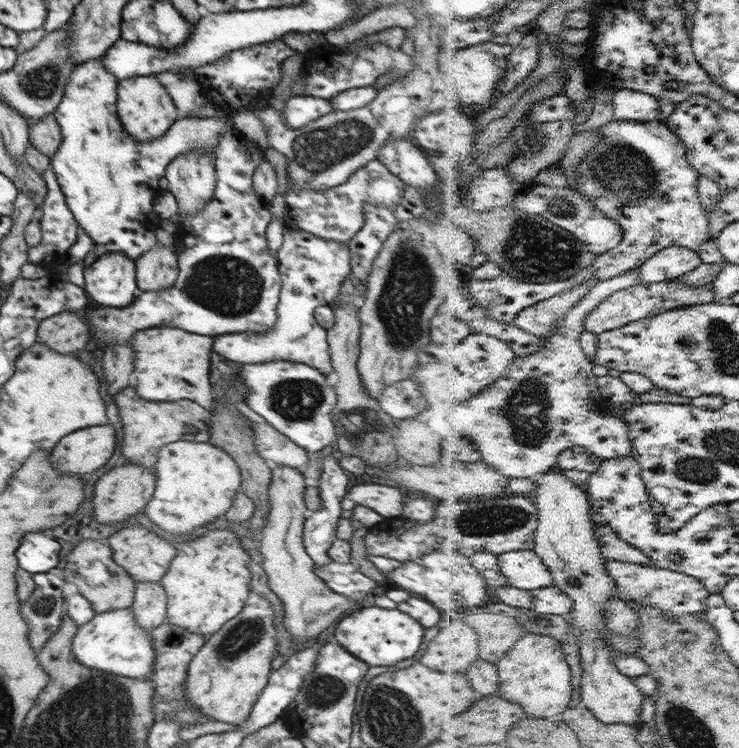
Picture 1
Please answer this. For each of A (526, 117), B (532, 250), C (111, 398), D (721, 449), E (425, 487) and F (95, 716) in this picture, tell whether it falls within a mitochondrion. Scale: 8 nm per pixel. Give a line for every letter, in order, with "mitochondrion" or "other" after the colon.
A: other
B: mitochondrion
C: other
D: mitochondrion
E: other
F: mitochondrion

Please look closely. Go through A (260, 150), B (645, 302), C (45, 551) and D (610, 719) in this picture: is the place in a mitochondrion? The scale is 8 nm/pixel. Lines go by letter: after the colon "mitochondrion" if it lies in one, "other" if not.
A: other
B: other
C: other
D: other

